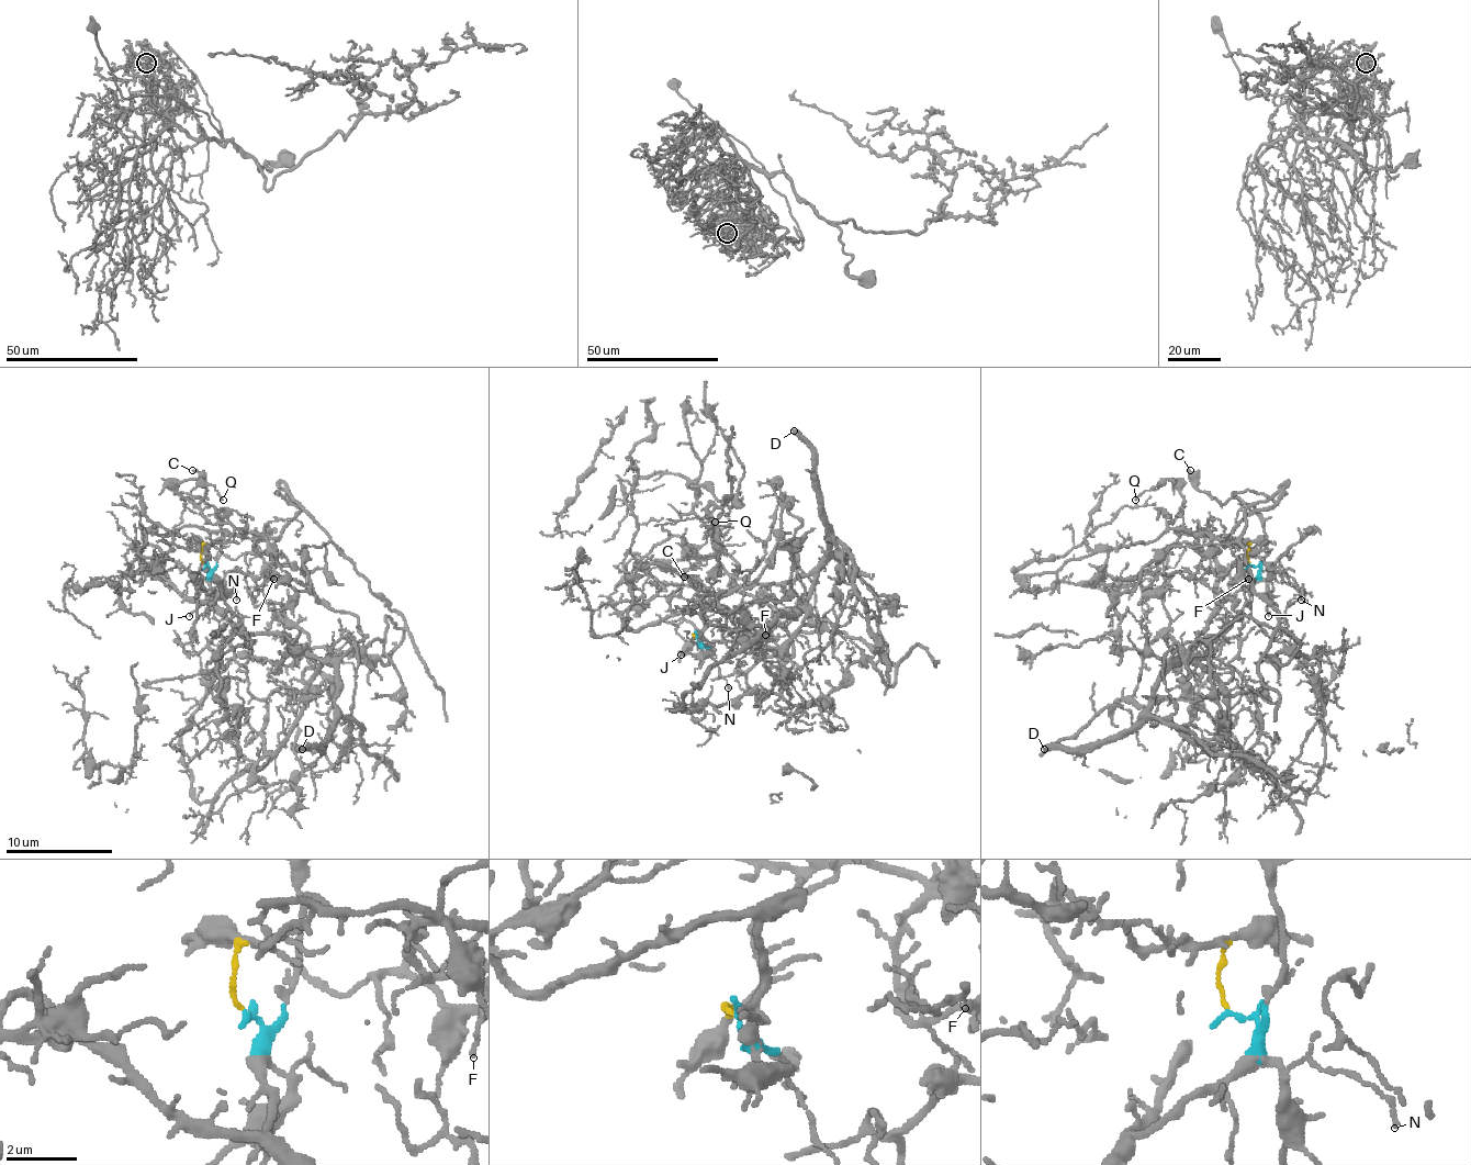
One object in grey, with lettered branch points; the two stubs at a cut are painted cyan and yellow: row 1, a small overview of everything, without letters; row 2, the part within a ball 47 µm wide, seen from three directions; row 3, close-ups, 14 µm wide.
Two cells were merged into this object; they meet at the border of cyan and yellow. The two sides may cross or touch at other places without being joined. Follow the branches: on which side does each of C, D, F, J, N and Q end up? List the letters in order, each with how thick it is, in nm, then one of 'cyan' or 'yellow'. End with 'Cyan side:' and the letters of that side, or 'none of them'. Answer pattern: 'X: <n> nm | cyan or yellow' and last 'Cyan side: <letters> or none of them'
C: 200 nm | cyan
D: 460 nm | cyan
F: 120 nm | yellow
J: 150 nm | cyan
N: 130 nm | cyan
Q: 130 nm | yellow
Cyan side: C, D, J, N

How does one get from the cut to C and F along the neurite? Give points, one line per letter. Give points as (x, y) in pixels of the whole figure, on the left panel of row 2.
C: (204, 566), (215, 566), (221, 552), (221, 521), (202, 499), (191, 499), (197, 504), (204, 493), (191, 469)
F: (204, 563), (204, 544), (250, 534), (260, 536), (253, 539), (253, 544), (277, 560), (274, 579)

